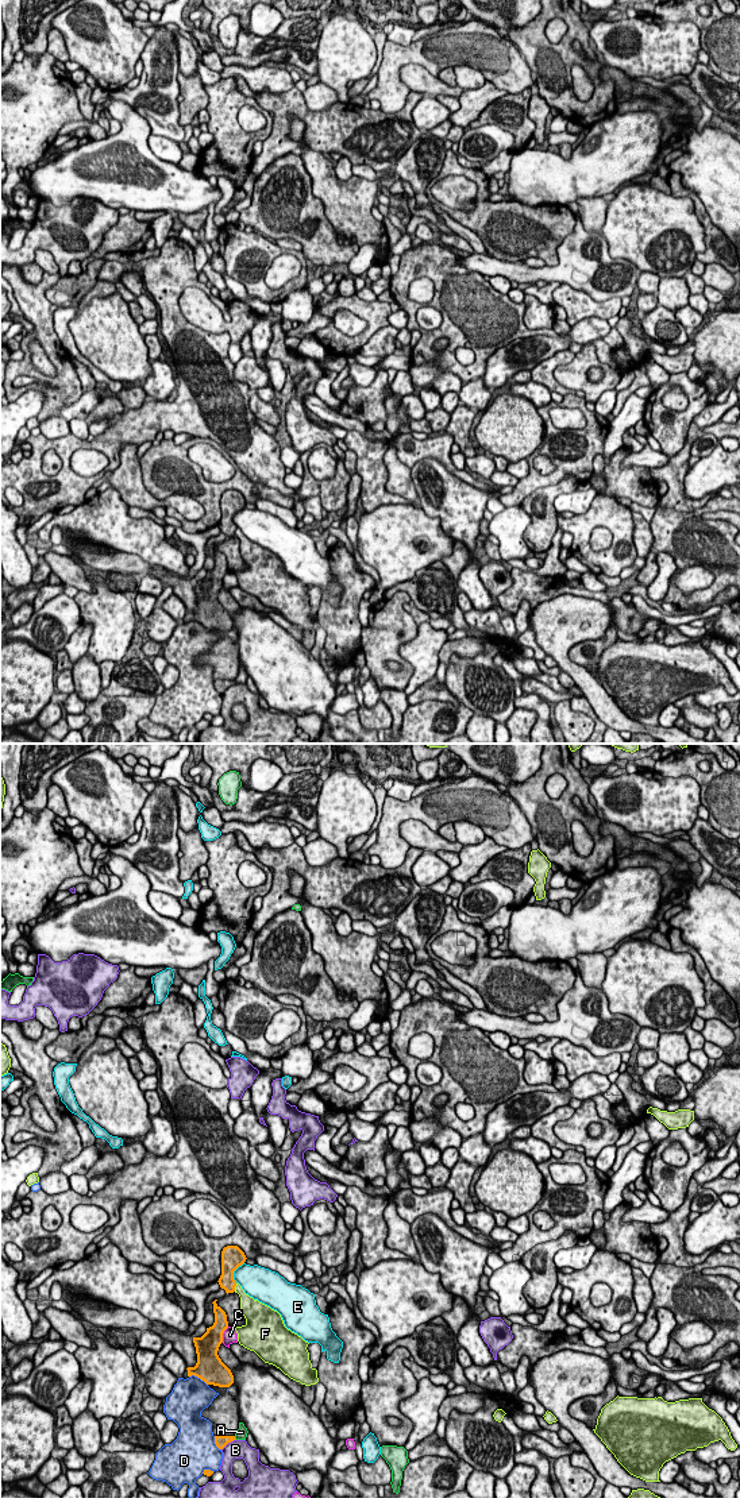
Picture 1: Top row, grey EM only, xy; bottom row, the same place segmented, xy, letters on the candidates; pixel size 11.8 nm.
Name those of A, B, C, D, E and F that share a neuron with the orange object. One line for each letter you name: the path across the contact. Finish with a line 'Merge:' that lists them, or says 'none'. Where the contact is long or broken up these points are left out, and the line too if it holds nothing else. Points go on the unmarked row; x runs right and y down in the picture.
Merge: none

